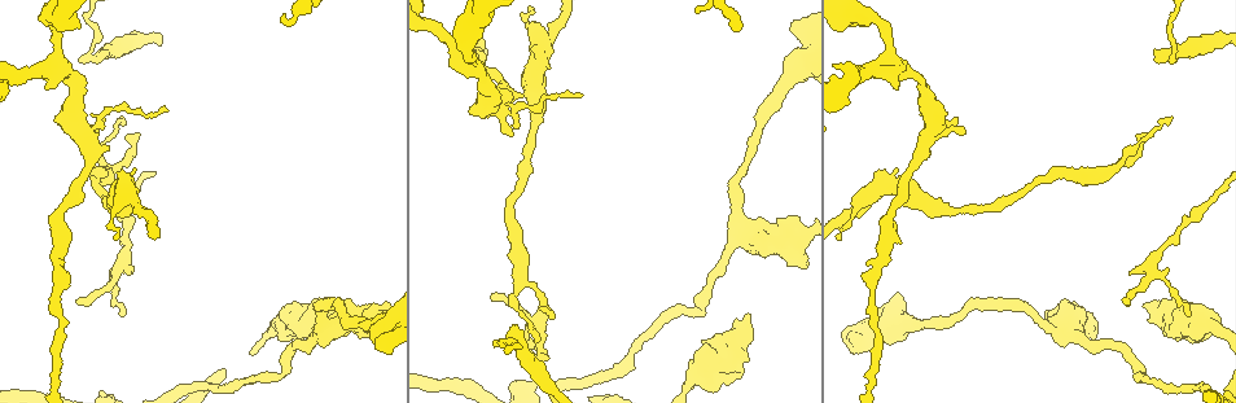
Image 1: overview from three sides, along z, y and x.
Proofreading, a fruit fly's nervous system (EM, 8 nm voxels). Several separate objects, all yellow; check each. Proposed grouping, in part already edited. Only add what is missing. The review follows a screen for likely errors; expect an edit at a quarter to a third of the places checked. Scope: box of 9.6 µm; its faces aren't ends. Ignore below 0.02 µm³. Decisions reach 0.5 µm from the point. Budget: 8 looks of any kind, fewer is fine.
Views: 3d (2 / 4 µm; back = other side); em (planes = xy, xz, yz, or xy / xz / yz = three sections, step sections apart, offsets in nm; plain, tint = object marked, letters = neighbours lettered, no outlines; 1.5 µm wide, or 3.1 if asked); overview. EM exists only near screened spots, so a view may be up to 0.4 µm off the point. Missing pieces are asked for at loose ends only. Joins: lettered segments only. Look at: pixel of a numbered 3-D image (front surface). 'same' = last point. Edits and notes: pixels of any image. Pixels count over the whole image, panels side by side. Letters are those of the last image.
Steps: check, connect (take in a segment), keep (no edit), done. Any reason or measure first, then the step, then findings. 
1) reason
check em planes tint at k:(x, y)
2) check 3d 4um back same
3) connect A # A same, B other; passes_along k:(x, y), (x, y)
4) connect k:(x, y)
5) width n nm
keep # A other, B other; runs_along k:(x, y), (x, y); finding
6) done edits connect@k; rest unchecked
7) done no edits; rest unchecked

branch stops here
check em planes letters at 1:(553, 316)

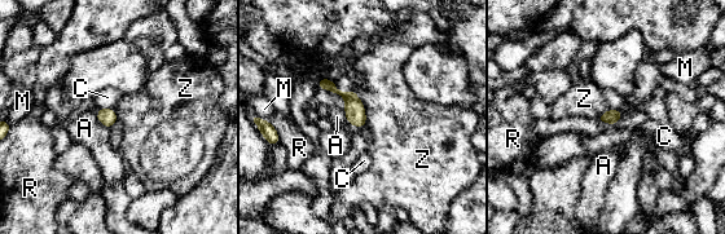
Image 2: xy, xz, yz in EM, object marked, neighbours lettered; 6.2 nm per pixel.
width 90 nm
keep # A other, C other, M other, R other, Z other; runs_along 2:(320, 84), (343, 95), (361, 123); no lettered segment goes on from it

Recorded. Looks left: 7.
branch stops here
check em planes letters at 1:(129, 275)

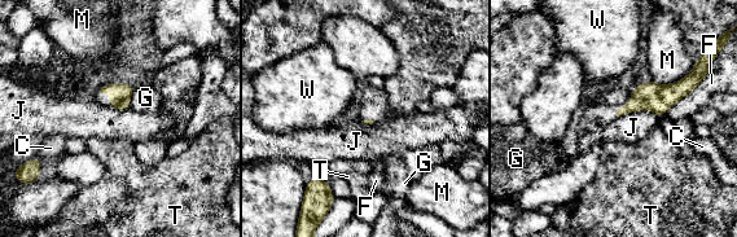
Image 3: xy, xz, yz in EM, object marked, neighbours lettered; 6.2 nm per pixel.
keep # C other, F other, G other, J other, M other, T other, W other; border 3:(657, 114), (632, 110), (621, 115); none of them fits

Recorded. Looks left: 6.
an open end
check em xy step 4 letters at 1:(748, 313)

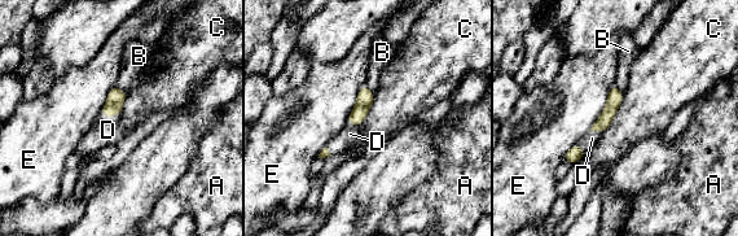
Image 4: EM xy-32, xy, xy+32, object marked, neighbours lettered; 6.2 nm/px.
connect D # A other, B other, C other, D same, E other; passes_along 4:(115, 99), (110, 116), (108, 130); it goes on there

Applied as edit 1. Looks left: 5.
done edits connect@4; rest unchecked

